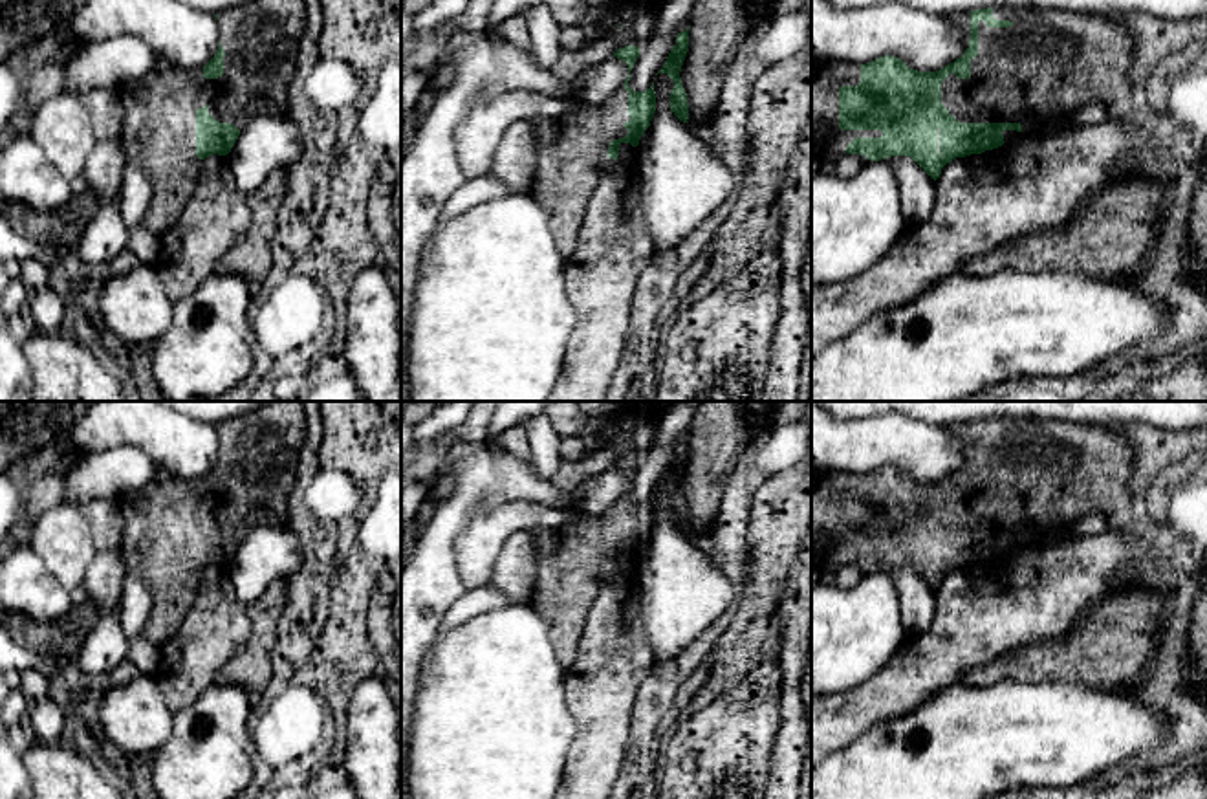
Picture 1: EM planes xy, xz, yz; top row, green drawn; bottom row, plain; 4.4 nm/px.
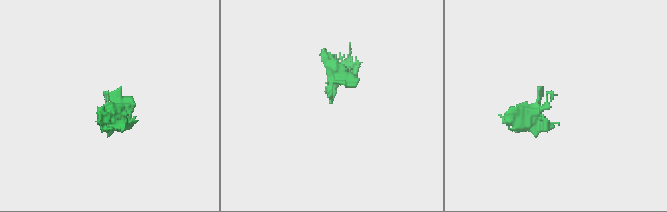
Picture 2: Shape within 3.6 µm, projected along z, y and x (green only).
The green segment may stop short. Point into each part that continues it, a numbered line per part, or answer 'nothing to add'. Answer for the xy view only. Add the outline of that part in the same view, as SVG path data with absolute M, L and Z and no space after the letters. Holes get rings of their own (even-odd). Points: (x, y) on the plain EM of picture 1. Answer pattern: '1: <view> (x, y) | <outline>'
1: xy (260, 449) | M266 401L262 407L218 425L220 451L225 462L223 486L205 489L203 478L179 478L158 467L137 491L119 498L125 520L121 555L128 572L137 574L152 592L152 607L143 627L158 649L178 630L196 601L203 574L196 566L196 520L209 517L220 533L238 541L255 528L288 526L288 502L299 471L299 453L306 440L306 412L302 401Z

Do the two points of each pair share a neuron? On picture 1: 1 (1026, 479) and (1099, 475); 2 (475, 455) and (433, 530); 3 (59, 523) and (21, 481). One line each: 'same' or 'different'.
1: same
2: same
3: different

